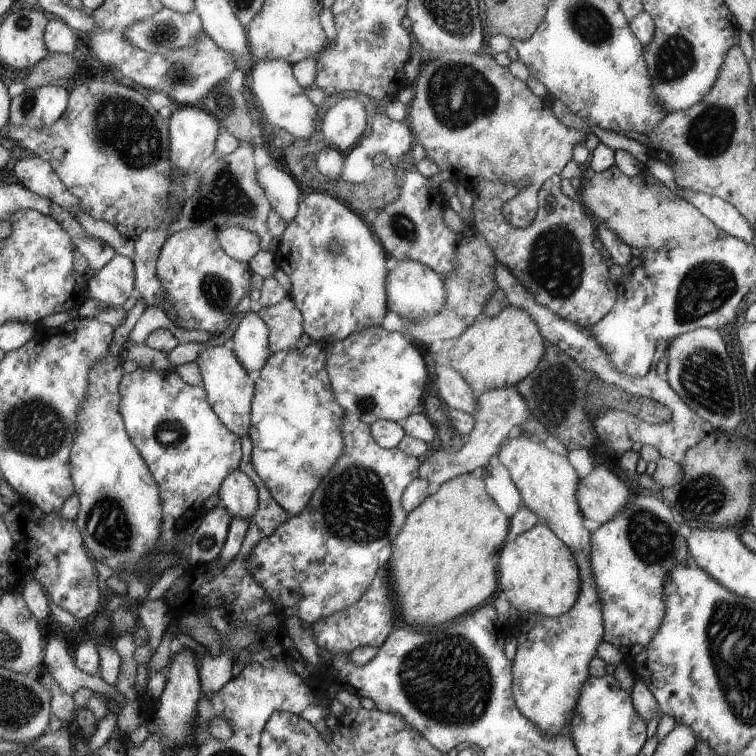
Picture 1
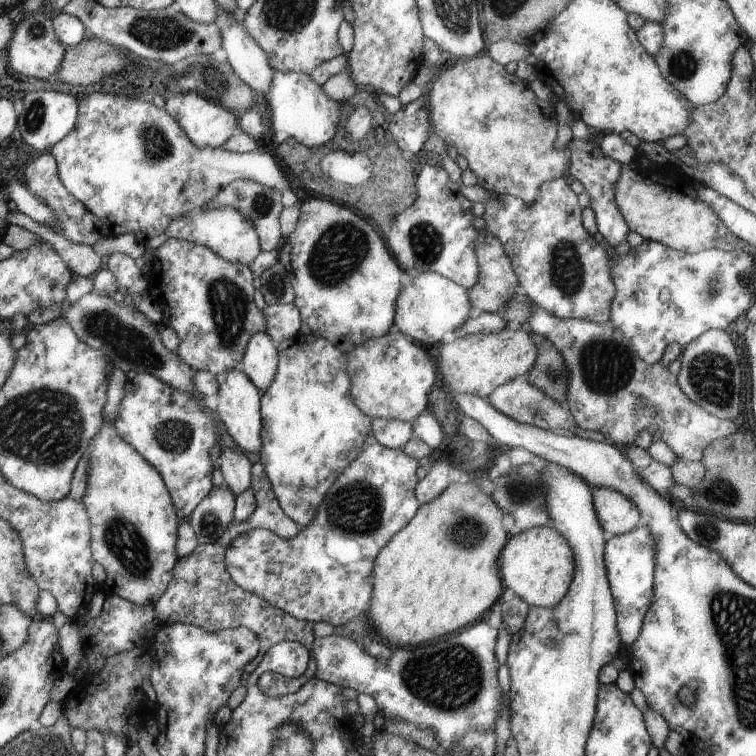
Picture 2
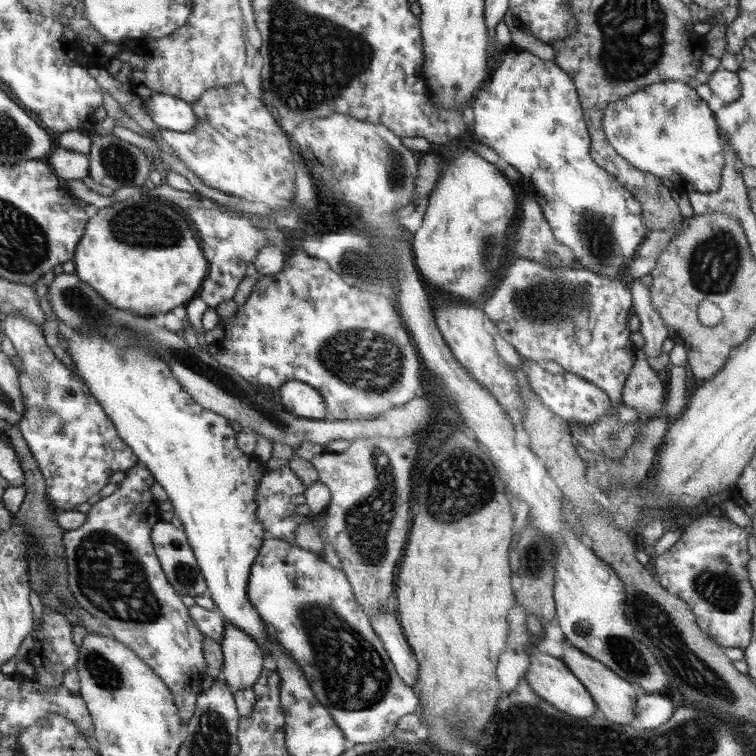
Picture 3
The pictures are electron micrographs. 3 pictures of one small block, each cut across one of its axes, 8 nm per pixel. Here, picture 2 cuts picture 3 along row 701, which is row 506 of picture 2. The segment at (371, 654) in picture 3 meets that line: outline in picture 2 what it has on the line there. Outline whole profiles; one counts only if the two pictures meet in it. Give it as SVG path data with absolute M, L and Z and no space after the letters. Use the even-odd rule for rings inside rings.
M371 433L361 455L326 492L316 518L308 528L302 529L290 540L267 529L254 528L230 544L225 554L225 564L233 580L243 589L257 593L298 620L328 622L338 628L358 615L364 615L371 607L374 560L421 508L416 500L416 470L416 460L412 460L402 449L391 449L380 444Z

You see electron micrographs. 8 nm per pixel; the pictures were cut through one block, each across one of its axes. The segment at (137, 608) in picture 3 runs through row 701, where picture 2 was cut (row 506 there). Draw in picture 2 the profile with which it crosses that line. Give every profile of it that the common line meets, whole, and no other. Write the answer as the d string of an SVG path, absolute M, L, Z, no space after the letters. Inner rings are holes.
M136 373L132 380L125 382L125 396L120 402L117 417L115 418L116 432L120 434L126 444L131 444L134 450L144 457L147 463L161 473L166 488L172 494L173 504L176 506L178 520L185 522L212 492L212 472L214 464L210 460L210 448L217 448L222 436L222 428L218 426L218 420L206 410L206 406L196 394L180 392L163 380L158 380L149 373Z

